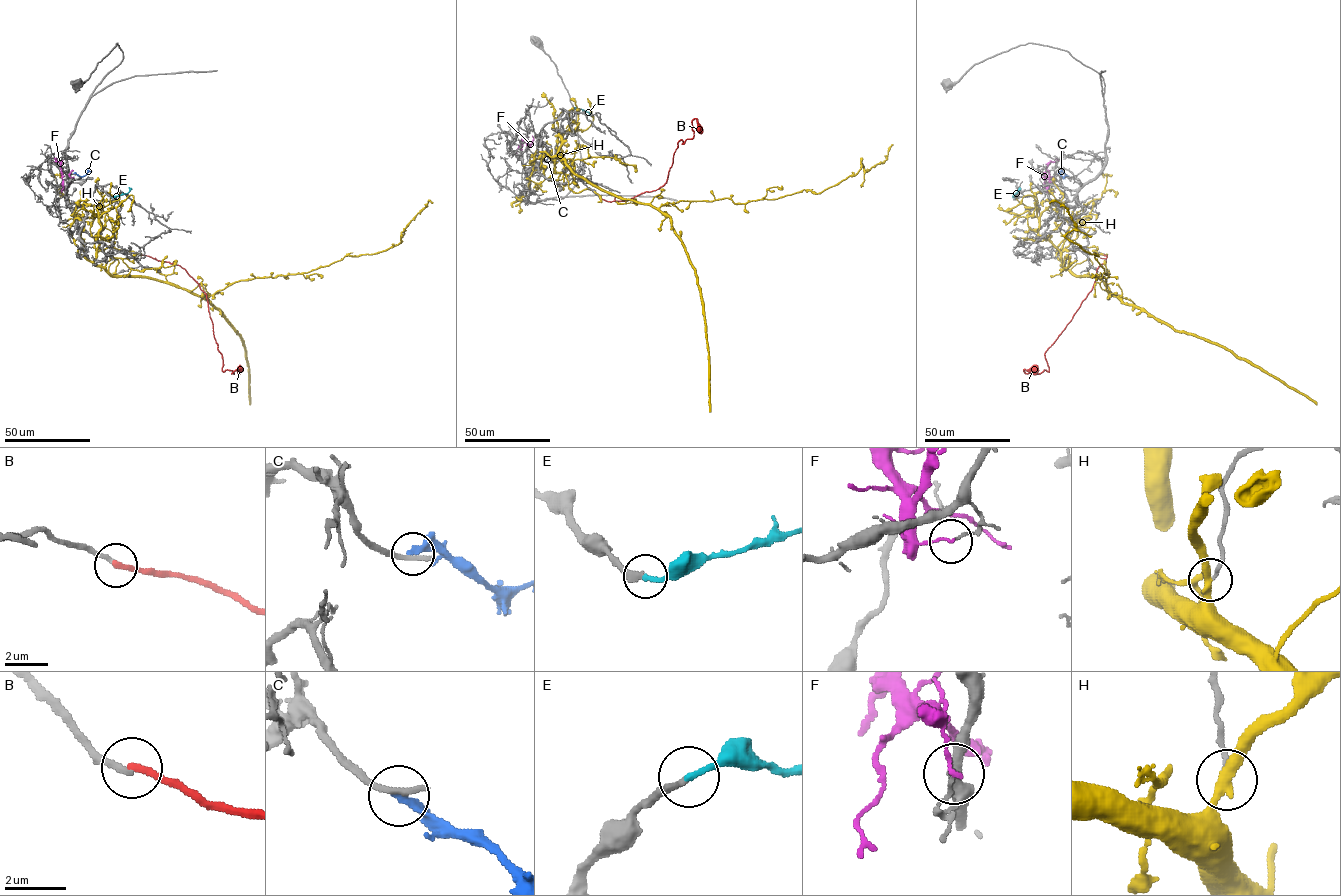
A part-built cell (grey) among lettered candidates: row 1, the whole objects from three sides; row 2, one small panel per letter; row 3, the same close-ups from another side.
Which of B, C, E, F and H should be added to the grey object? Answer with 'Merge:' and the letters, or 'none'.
Merge: E

